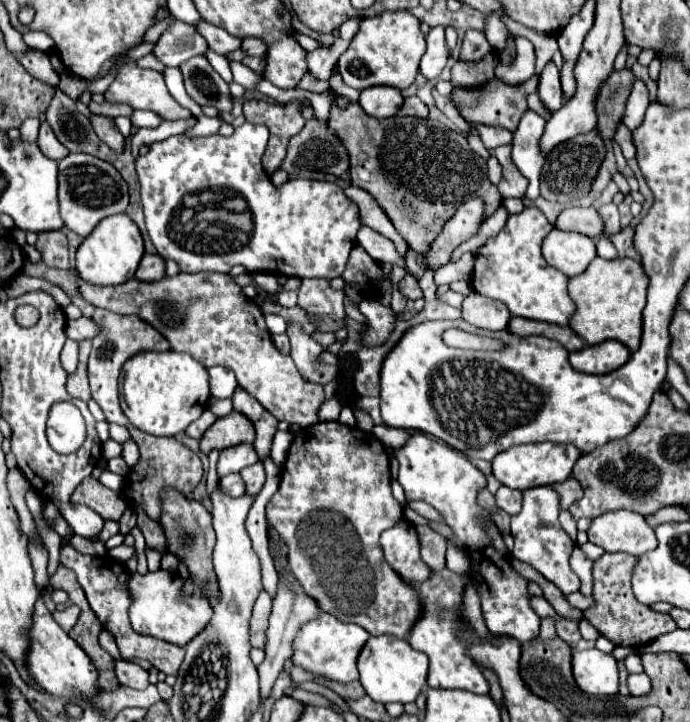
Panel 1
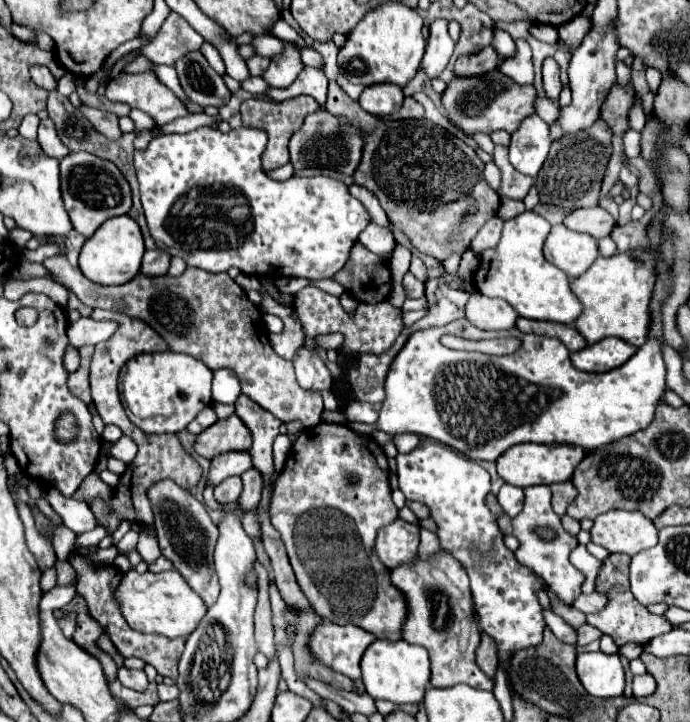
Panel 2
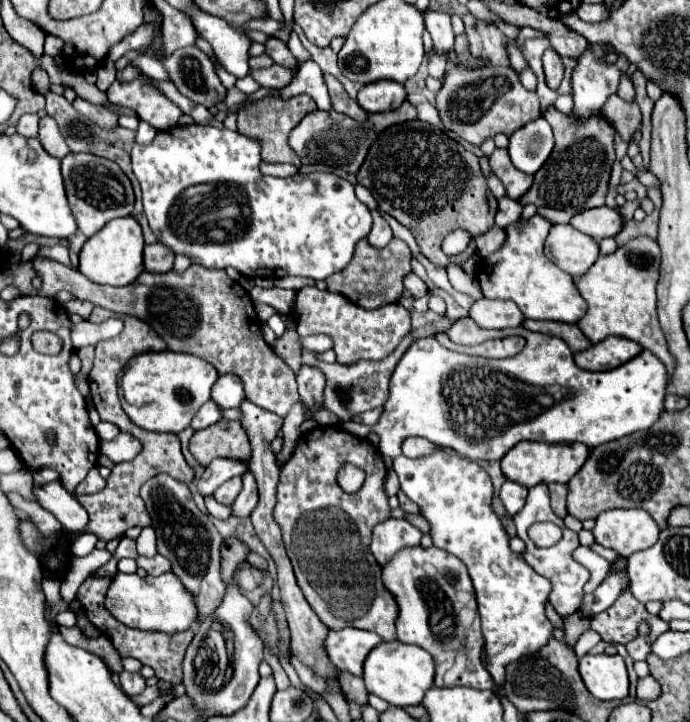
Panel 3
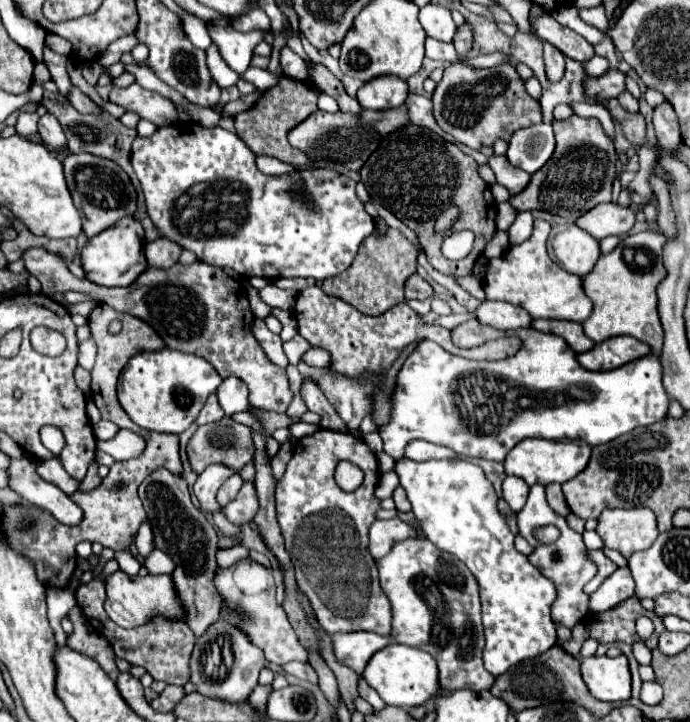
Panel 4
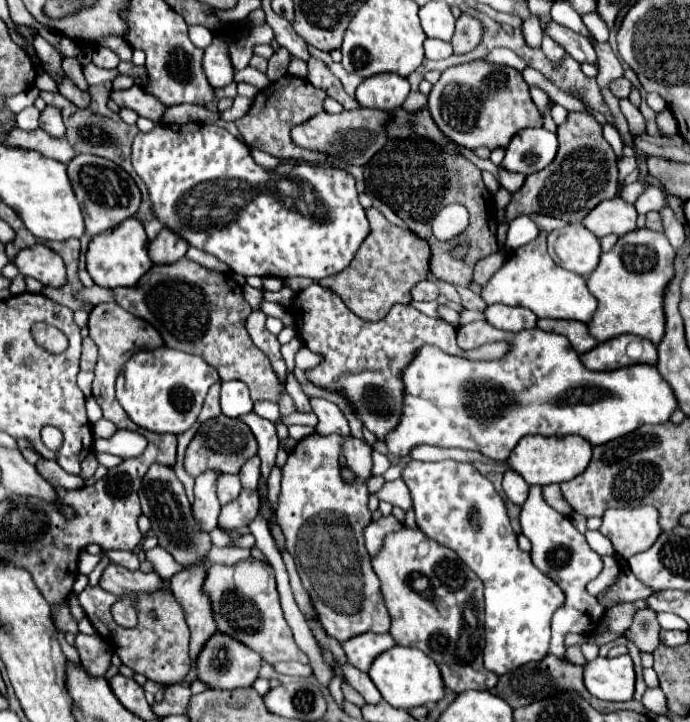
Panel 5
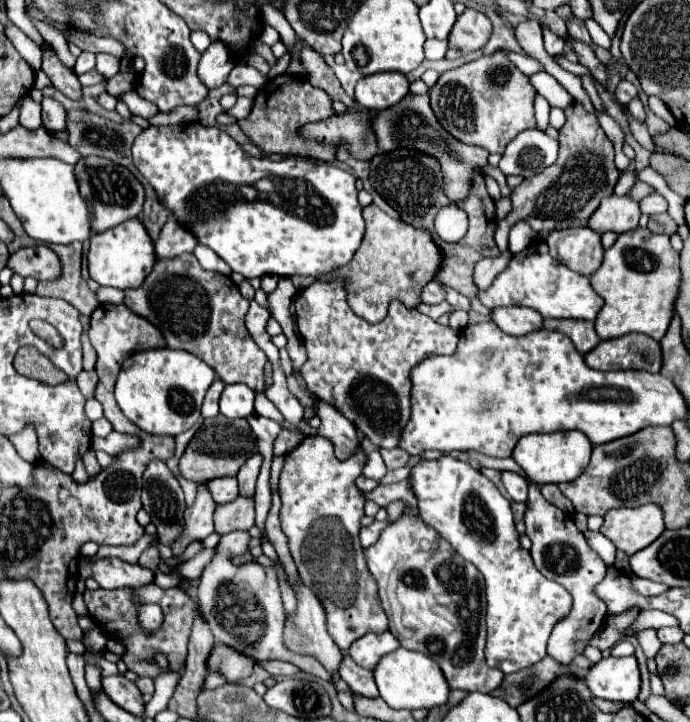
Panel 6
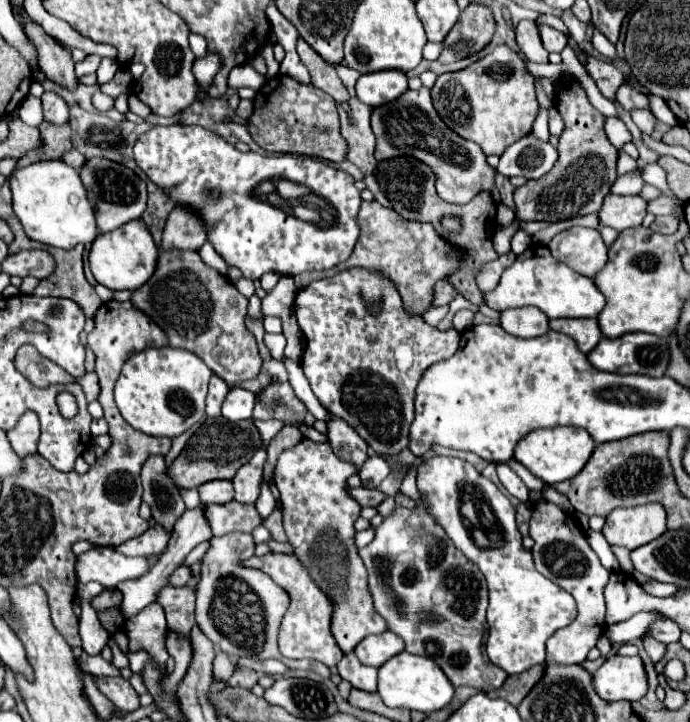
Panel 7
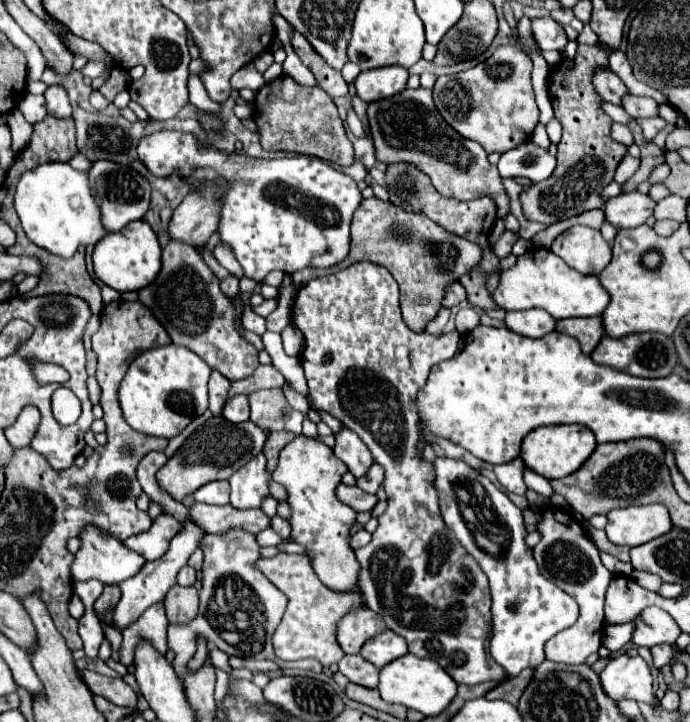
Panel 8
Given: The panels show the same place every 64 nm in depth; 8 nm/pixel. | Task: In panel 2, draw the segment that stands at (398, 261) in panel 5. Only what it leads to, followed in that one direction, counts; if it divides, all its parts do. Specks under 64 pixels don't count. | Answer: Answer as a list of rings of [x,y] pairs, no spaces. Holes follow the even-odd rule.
[[[354,244],[348,262],[334,280],[338,280],[350,296],[364,304],[388,300],[392,290],[390,266],[384,266],[384,258],[378,258],[362,244]]]

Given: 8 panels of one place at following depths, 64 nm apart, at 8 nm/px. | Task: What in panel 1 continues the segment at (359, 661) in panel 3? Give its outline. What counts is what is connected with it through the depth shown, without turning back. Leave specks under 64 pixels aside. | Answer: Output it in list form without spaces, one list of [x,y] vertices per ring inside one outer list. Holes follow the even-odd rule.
[[[320,614],[318,618],[302,624],[302,628],[298,630],[296,638],[292,640],[294,654],[292,654],[290,660],[292,660],[294,666],[300,666],[314,676],[334,680],[334,682],[340,682],[340,684],[348,684],[348,682],[358,680],[356,658],[358,658],[360,648],[364,646],[364,642],[368,638],[370,638],[370,634],[362,626],[340,622],[332,614]]]

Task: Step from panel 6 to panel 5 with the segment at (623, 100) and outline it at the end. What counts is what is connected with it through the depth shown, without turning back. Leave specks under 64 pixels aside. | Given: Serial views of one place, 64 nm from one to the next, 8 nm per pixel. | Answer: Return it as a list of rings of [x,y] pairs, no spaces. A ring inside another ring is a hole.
[[[616,78],[608,84],[608,88],[612,90],[612,94],[616,94],[616,98],[626,98],[630,94],[630,82],[626,78]]]

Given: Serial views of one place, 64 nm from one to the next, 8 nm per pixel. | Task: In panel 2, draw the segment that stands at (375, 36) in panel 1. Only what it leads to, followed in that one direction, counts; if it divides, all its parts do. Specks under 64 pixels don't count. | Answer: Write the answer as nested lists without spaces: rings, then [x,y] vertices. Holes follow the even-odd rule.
[[[382,4],[376,12],[370,12],[356,24],[348,34],[346,44],[338,52],[338,66],[352,84],[374,86],[374,84],[396,84],[406,86],[420,68],[424,56],[422,18],[416,10],[408,10],[402,4]]]

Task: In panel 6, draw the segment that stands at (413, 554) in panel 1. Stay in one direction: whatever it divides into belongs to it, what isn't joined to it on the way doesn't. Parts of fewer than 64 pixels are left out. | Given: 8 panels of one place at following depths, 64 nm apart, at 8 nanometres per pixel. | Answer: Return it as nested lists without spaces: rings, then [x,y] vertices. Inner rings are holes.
[[[386,518],[386,520],[382,520],[382,522],[374,520],[370,526],[364,526],[364,528],[360,530],[360,542],[362,542],[362,546],[364,546],[364,548],[370,548],[372,544],[376,544],[378,538],[380,538],[380,532],[382,532],[388,524],[392,524],[390,518]]]

